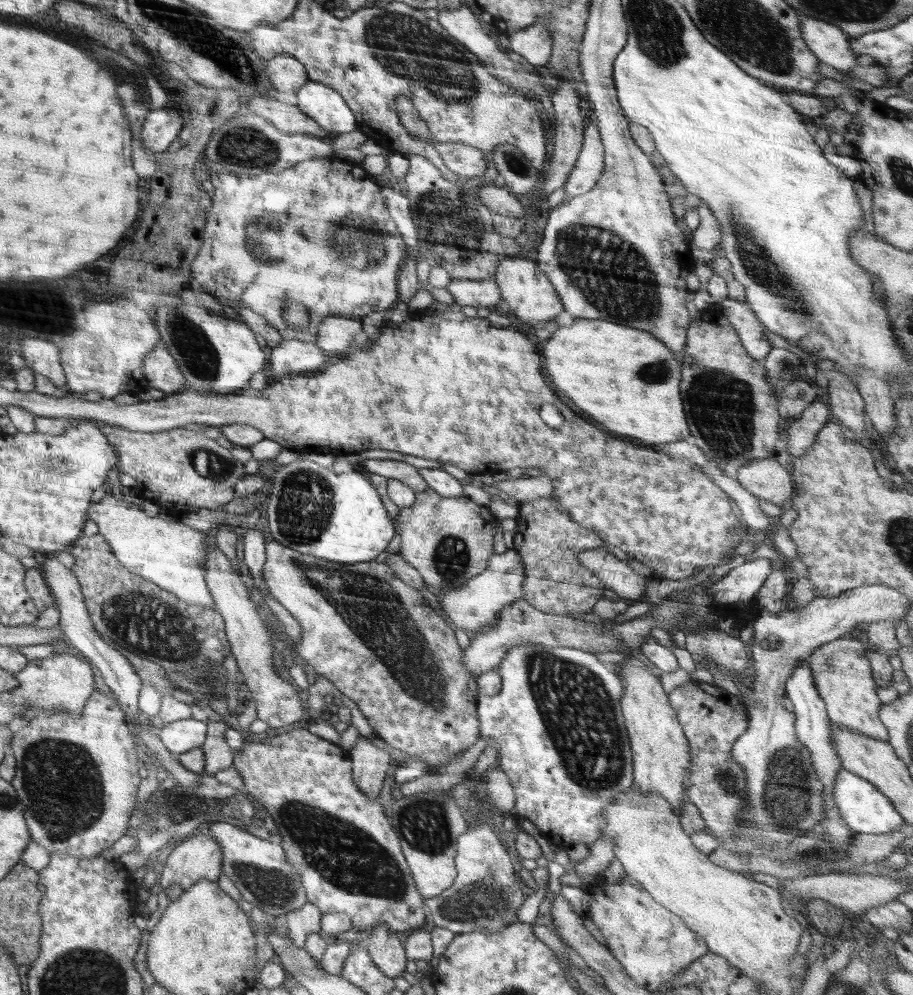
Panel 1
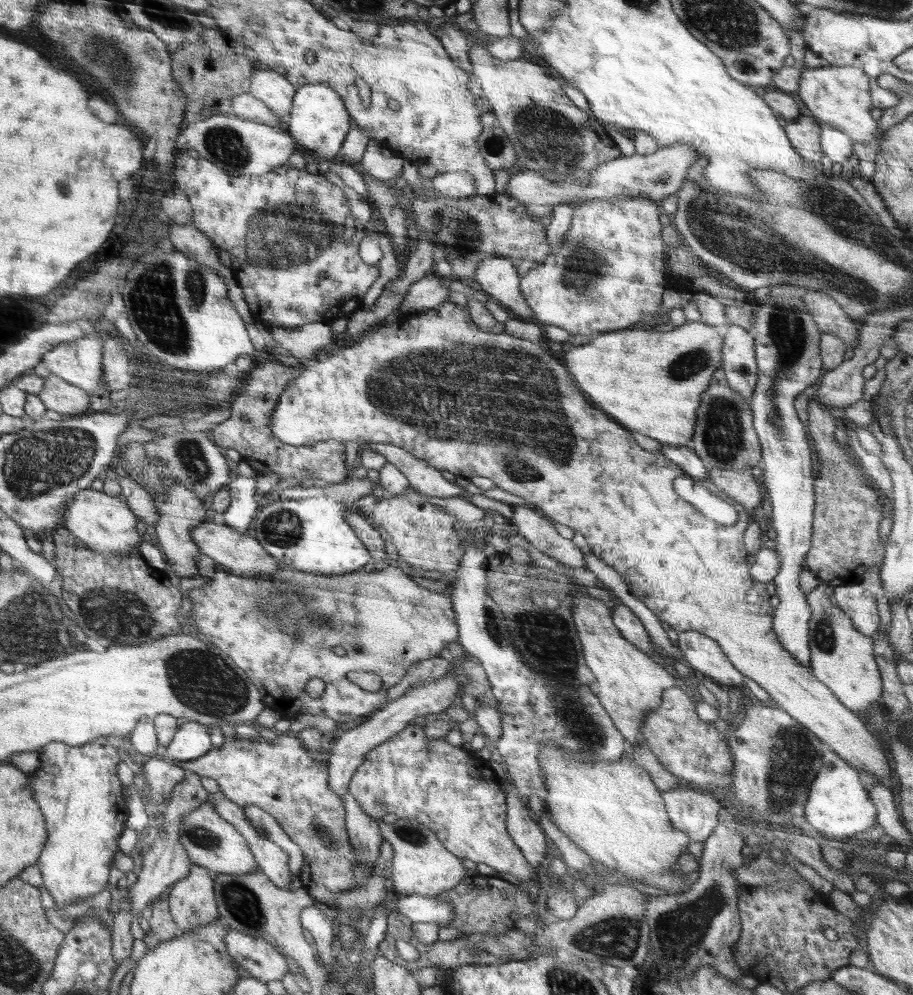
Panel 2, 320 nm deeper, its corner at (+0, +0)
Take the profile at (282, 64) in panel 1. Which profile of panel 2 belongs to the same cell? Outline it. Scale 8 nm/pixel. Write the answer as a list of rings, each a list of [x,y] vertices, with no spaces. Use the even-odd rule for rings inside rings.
[[[275,70],[254,71],[251,77],[249,94],[264,102],[264,105],[280,119],[287,120],[298,92],[285,75]]]

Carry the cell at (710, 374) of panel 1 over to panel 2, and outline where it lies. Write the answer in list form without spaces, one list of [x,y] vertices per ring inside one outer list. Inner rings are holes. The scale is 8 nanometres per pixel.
[[[722,364],[712,375],[712,382],[700,400],[689,445],[709,468],[749,470],[760,464],[761,444],[753,427],[753,412],[748,400],[729,387]]]

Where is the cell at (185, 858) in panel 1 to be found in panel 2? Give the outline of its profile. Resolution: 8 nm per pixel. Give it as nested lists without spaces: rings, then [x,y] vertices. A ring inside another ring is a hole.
[[[191,863],[188,876],[174,883],[167,902],[181,933],[211,924],[218,918],[215,880],[207,868],[194,863]]]

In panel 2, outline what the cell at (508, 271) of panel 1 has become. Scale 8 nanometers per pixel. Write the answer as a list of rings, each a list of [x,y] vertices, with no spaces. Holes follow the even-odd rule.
[[[508,257],[483,260],[474,271],[474,280],[501,306],[511,310],[515,318],[533,320],[532,309],[520,292],[520,274]]]

